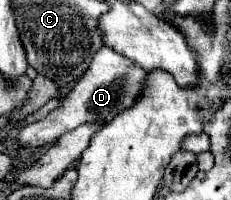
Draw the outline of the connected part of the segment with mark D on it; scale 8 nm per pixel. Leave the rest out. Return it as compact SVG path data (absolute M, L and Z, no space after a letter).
M102 46L94 54L84 76L78 80L74 90L70 90L66 94L66 98L60 102L60 106L54 108L50 114L46 114L42 120L28 124L20 130L20 146L48 148L64 132L70 132L70 130L78 128L80 124L88 124L88 122L108 124L110 120L116 118L116 114L120 114L120 110L126 110L128 106L132 106L132 102L136 102L136 98L142 94L142 90L146 86L146 76L148 76L148 72L144 68L134 66L132 60L116 54L116 50Z

